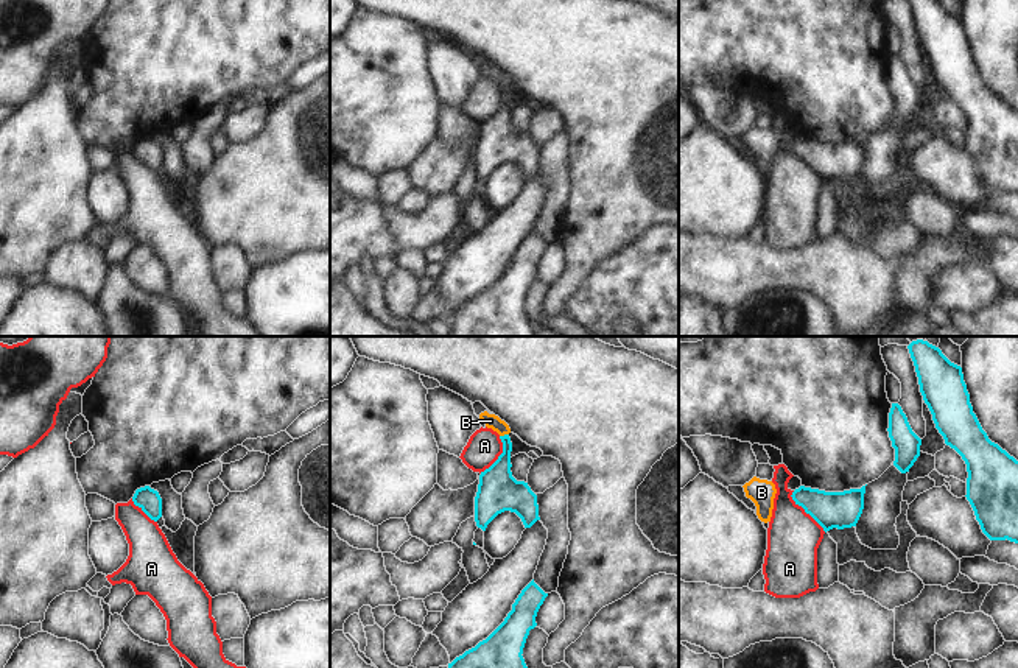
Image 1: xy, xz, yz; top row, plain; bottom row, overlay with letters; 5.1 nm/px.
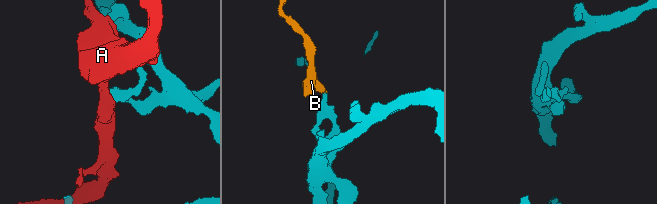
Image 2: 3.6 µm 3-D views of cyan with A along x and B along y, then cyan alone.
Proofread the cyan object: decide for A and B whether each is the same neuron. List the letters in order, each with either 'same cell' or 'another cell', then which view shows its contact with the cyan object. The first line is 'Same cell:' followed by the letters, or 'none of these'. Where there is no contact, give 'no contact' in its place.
Same cell: B
A: another cell; meets cyan in yz
B: same cell; meets cyan in xz

